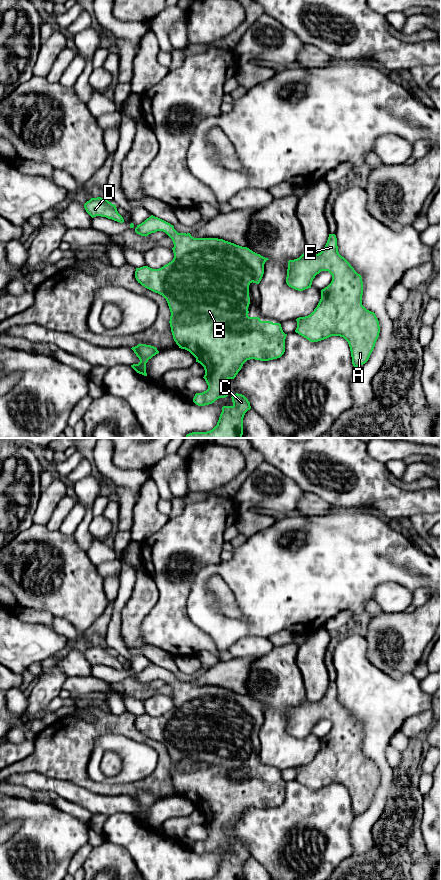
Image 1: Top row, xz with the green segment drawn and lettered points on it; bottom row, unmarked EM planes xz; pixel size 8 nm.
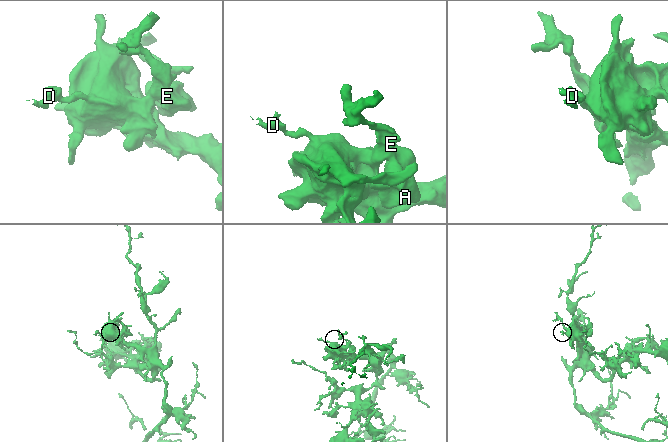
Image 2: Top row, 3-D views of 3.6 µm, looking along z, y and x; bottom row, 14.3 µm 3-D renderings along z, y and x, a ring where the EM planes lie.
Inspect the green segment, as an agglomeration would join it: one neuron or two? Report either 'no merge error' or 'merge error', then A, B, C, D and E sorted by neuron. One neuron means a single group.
no merge error; groups A B C D E

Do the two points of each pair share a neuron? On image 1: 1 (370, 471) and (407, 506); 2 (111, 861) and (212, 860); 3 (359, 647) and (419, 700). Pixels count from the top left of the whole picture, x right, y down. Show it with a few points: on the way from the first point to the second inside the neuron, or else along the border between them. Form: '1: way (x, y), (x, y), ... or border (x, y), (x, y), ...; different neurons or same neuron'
1: way (378, 480), (398, 500); same neuron
2: border (116, 845), (122, 846), (128, 852), (138, 869); different neurons
3: way (362, 666), (395, 699), (400, 699); same neuron

